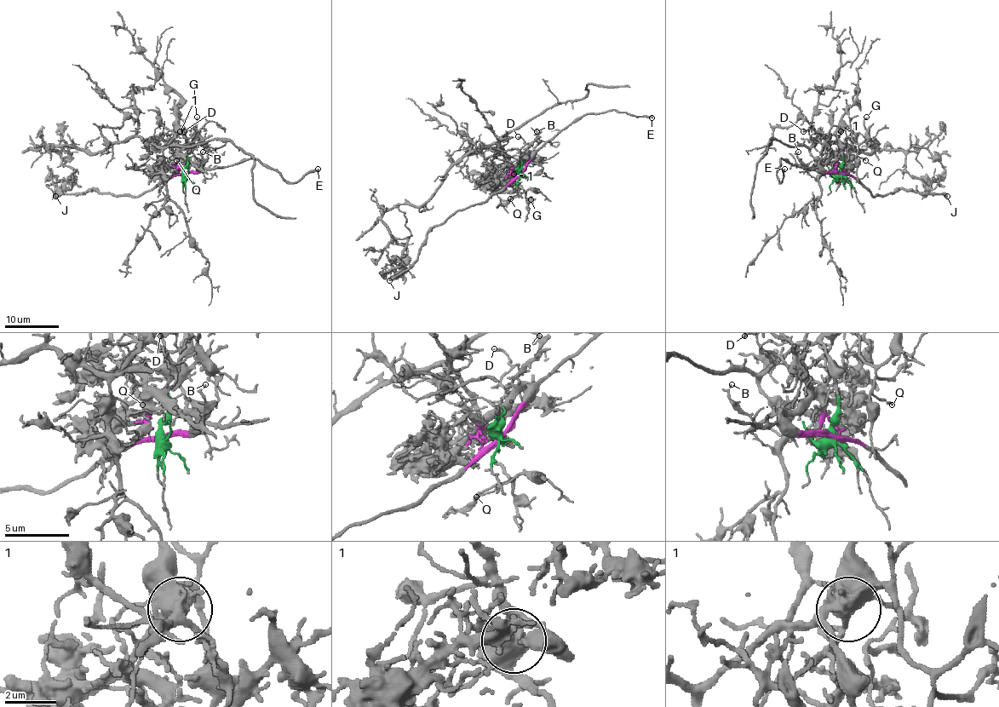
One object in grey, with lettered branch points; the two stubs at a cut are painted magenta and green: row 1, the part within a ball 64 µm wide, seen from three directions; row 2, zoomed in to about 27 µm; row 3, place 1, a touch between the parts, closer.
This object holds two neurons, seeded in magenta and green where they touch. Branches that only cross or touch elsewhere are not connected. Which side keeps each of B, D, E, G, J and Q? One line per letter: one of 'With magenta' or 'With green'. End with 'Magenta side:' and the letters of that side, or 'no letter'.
B: With magenta
D: With magenta
E: With magenta
G: With green
J: With magenta
Q: With green
Magenta side: B, D, E, J

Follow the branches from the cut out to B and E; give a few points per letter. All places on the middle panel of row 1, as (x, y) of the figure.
B: (519, 174), (532, 154), (527, 147), (536, 136), (536, 131)
E: (519, 174), (538, 150), (588, 113), (617, 110), (652, 117)

